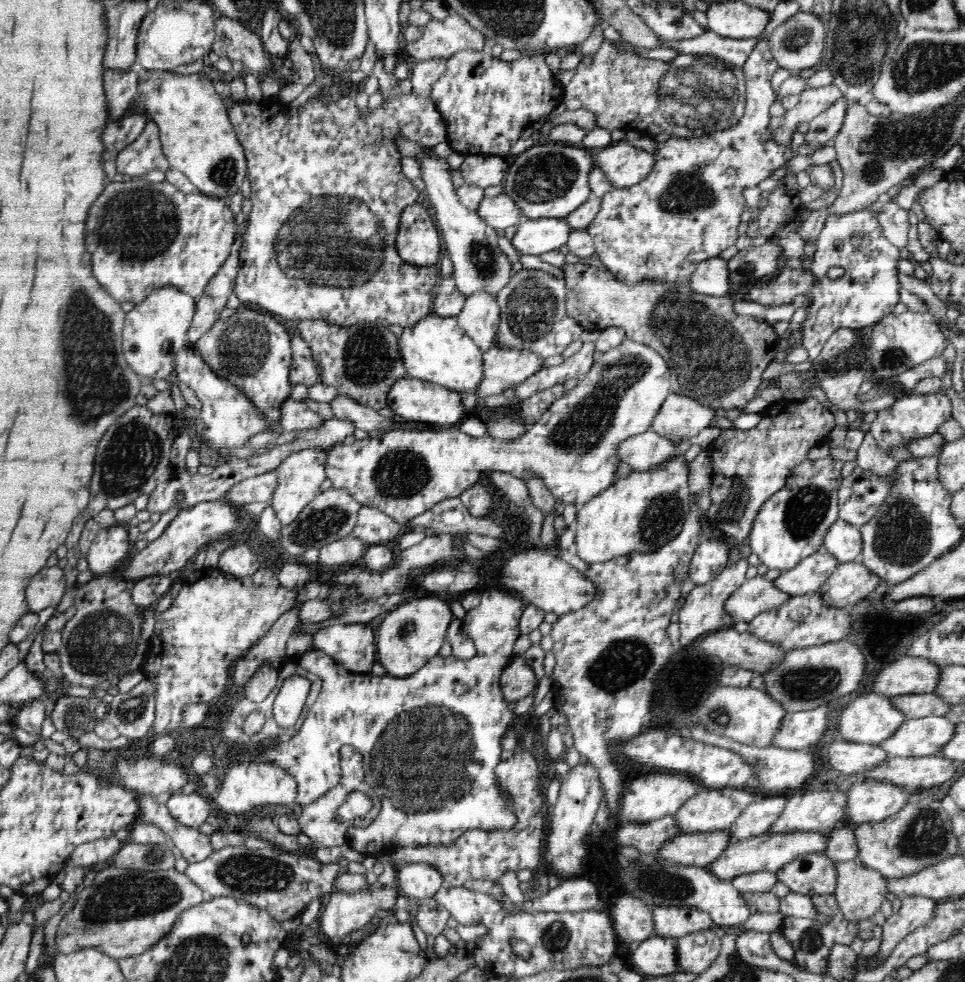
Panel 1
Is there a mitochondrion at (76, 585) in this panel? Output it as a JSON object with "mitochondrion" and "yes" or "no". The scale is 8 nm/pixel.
{"mitochondrion":"no"}

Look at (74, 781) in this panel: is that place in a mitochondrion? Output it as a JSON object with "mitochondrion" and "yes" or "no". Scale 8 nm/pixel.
{"mitochondrion":"no"}

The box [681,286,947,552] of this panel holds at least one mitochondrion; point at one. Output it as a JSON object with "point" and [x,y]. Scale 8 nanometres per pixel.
{"point":[803,512]}

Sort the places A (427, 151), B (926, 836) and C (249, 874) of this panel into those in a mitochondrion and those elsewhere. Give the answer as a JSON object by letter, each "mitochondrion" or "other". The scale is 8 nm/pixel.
{"A":"other","B":"mitochondrion","C":"mitochondrion"}

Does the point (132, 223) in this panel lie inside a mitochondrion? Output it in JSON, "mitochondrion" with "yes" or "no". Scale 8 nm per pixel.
{"mitochondrion":"yes"}

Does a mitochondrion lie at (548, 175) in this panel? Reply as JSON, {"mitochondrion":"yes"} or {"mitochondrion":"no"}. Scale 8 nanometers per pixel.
{"mitochondrion":"yes"}

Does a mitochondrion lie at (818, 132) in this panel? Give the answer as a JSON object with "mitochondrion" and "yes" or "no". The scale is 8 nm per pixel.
{"mitochondrion":"yes"}

